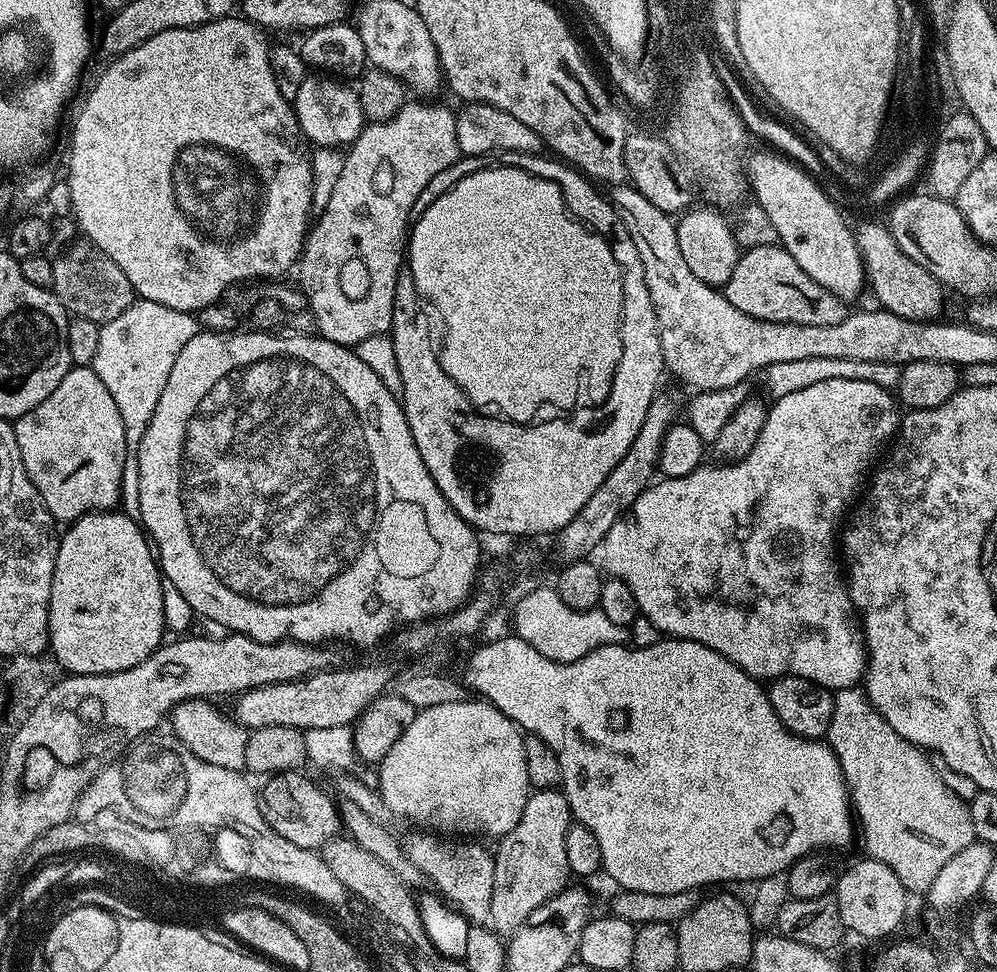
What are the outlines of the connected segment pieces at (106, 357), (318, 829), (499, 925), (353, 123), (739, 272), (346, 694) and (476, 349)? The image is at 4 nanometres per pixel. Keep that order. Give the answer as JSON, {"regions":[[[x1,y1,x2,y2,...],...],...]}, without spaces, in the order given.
{"regions":[[[137,299,129,308,122,310,118,318,100,325,98,350,94,354,91,368,102,378,102,386,110,390,118,414,122,414,122,426,126,430,126,462,124,477,120,483,122,511,134,521,140,519,138,502,138,450,150,418,154,418,154,406,166,390,166,378,182,354,182,346,190,342,198,331,198,320,191,312,174,310,158,302]],[[299,771,278,772,263,781,259,785,258,795,262,818,266,818,268,825,282,838,294,842,294,846,323,849,327,840,333,839,341,831,340,813,337,801,331,800,318,785,300,776]],[[541,788,529,795,526,806,522,810,522,818,518,818,518,826,510,830,499,841,500,849,495,849,494,859,494,898,492,899,491,927,500,934,511,934,518,931,526,918,538,910,550,898,564,891,570,884,570,873,566,862,566,830,574,823,574,817,568,799,563,791,556,788]],[[328,74,305,75,298,98,294,101,296,120,305,141,313,140,313,145,321,148,343,149,358,138,366,123,362,106,356,97,355,87,347,88,345,81]],[[779,243,747,249,734,266,734,274,723,284,722,291,730,306,742,310,742,314,775,324,834,326,834,322,842,322,849,314,845,301,826,290,826,286,818,286]],[[364,664,358,668,341,666,326,672,315,672,303,680,291,680,252,688,235,697,237,724,251,730,262,726,290,726,307,730,323,730,329,726,352,726,364,713,366,706,389,691,394,671,388,664]],[[483,168,481,172,462,178,462,182,455,184,451,190,442,194,421,212,424,213,415,217,406,240,406,268,412,273,417,292,427,303,429,300,444,319,444,345,439,345,438,348,442,370,446,370,446,374,467,394,473,405,493,404,497,408,493,409,501,417,515,420,518,424,528,424,535,417,532,415,543,404,560,408,556,410,595,408,596,405,603,404,612,393,616,367,622,358,620,315,624,299,620,267,618,262,614,262,611,243,568,213,559,186,549,180,532,176,526,170]]]}

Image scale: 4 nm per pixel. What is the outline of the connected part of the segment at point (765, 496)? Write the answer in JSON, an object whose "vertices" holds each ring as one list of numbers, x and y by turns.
{"vertices":[[830,378,830,382,817,382,815,386,806,386,806,390,797,390,795,394,779,397,773,404,776,405,768,408,768,416,758,434,758,442,754,442,754,450,750,450,746,458,736,461,735,464,721,463,716,466,720,468,701,466,689,476,664,478,660,480,661,484,656,482,648,487,630,509,632,520,621,518,614,522,614,526,610,526,610,534,606,534,602,545,602,568,609,577,624,580,626,586,634,590,640,615,648,618,665,637,698,642,722,654,722,658,734,662,734,666,738,666,746,674,764,682,777,676,801,676,824,688,851,688,861,683,866,671,866,649,862,621,856,607,852,605,848,586,838,563,838,533,842,528,840,519,843,518,844,511,845,516,849,511,848,499,851,498,852,491,859,486,860,479,869,475,873,467,872,459,879,454,880,447,897,435,902,423,901,413,896,413,898,400,889,389,874,386,874,382]]}

